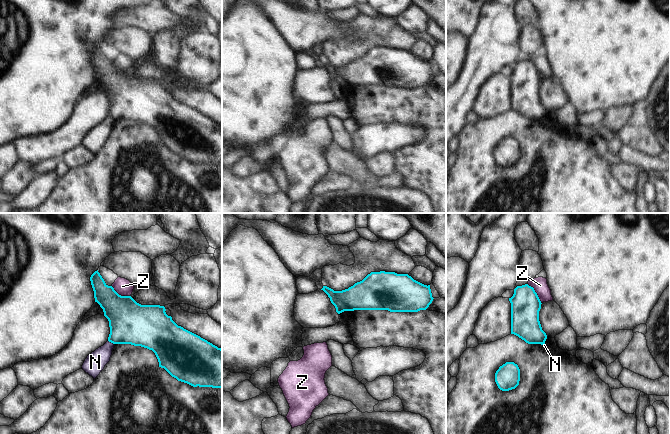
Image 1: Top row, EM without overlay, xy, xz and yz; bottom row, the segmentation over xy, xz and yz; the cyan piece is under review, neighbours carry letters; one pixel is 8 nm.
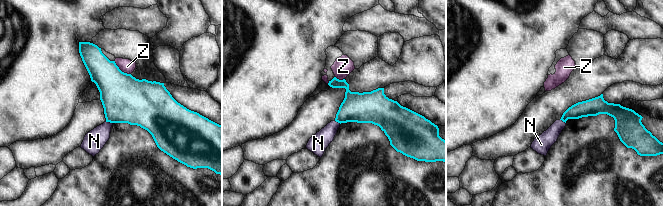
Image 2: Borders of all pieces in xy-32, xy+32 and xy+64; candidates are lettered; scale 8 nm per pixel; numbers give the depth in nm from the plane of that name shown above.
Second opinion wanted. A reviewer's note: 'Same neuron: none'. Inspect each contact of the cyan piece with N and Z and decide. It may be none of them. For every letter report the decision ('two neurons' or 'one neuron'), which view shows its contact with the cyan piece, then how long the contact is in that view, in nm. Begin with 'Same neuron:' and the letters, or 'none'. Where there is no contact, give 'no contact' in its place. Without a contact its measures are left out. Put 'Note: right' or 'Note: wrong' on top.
Note: right
Same neuron: none
N: two neurons | xy | 60 nm
Z: two neurons | yz | 200 nm

